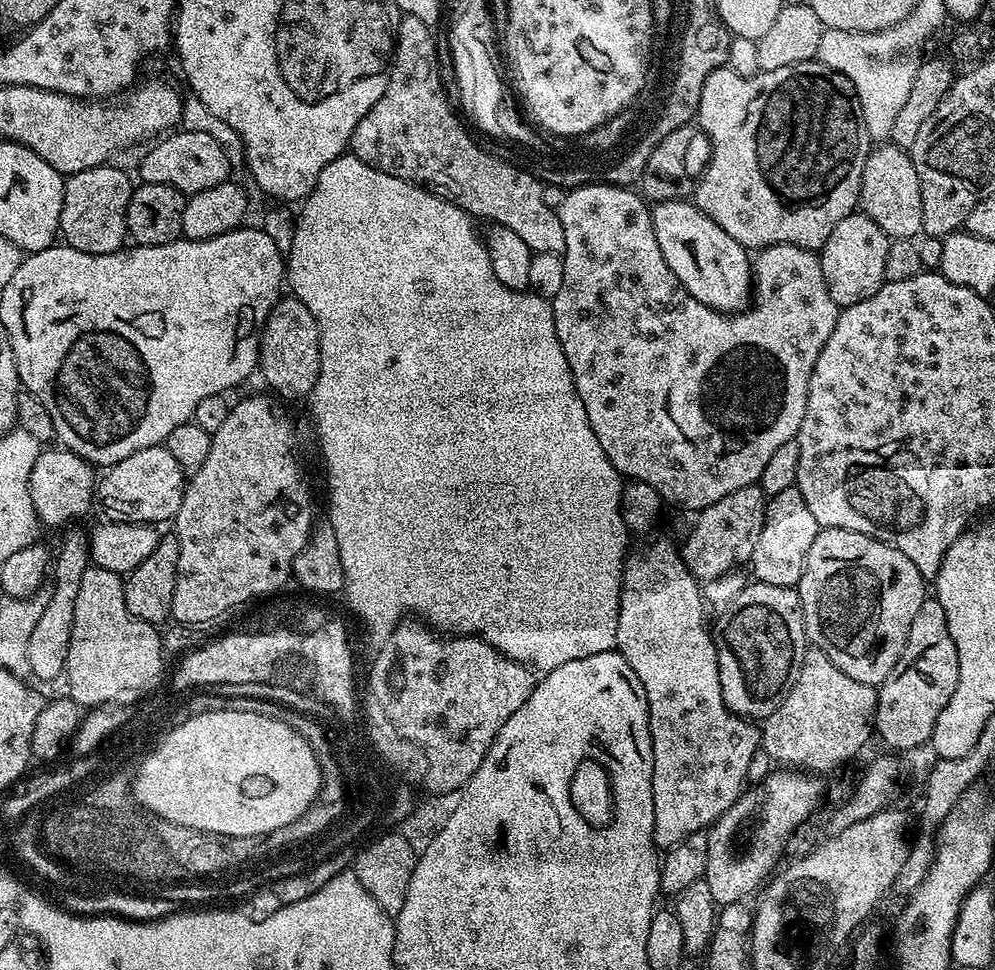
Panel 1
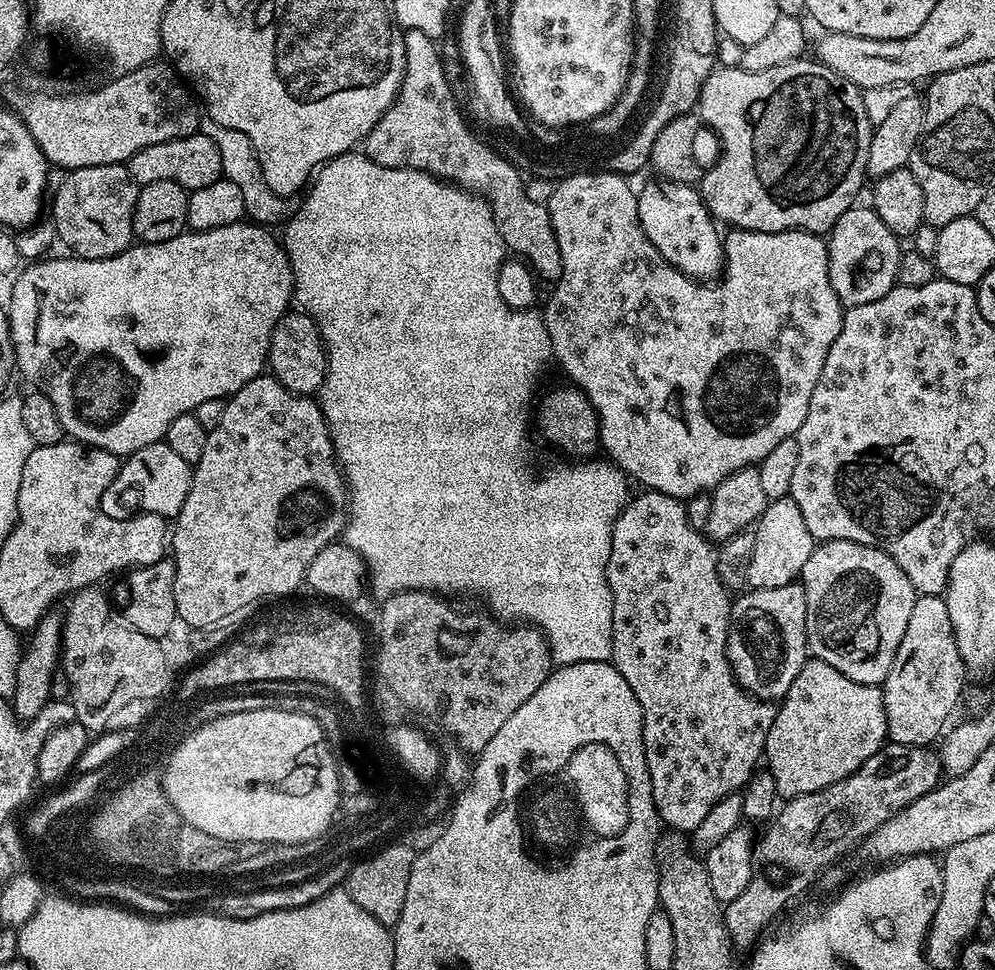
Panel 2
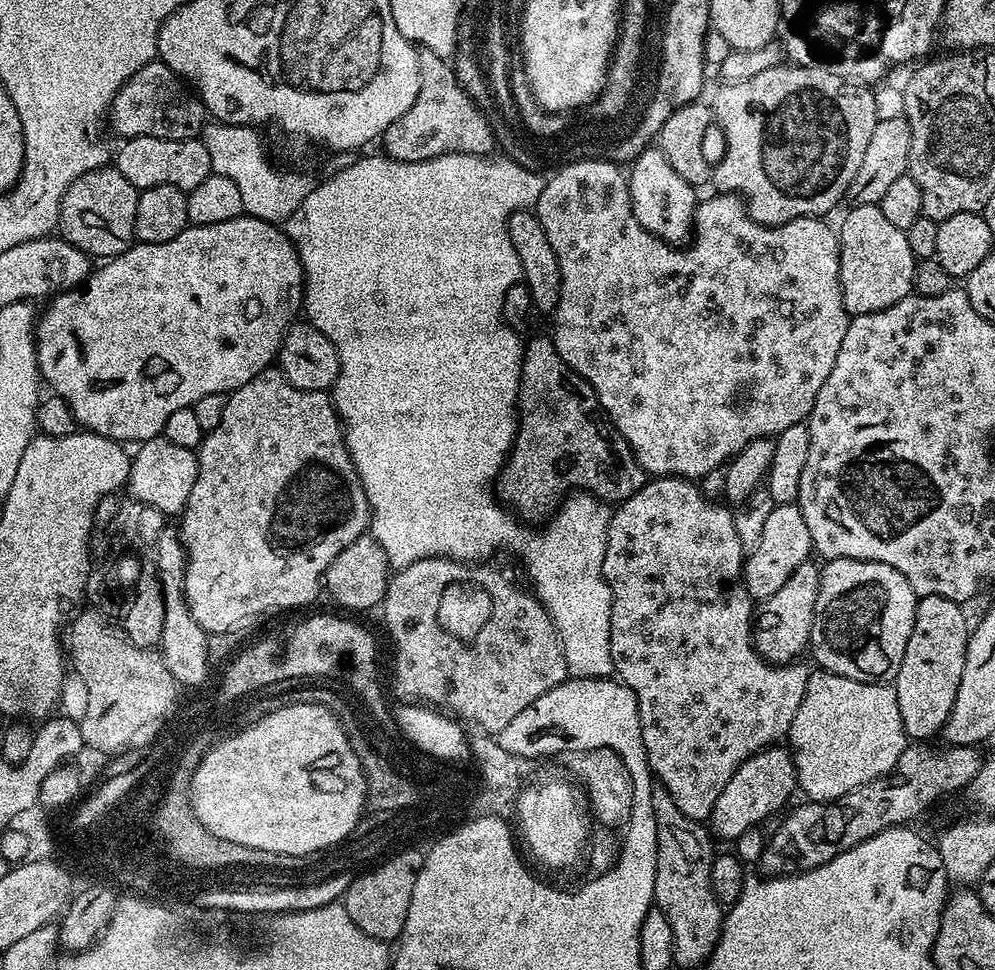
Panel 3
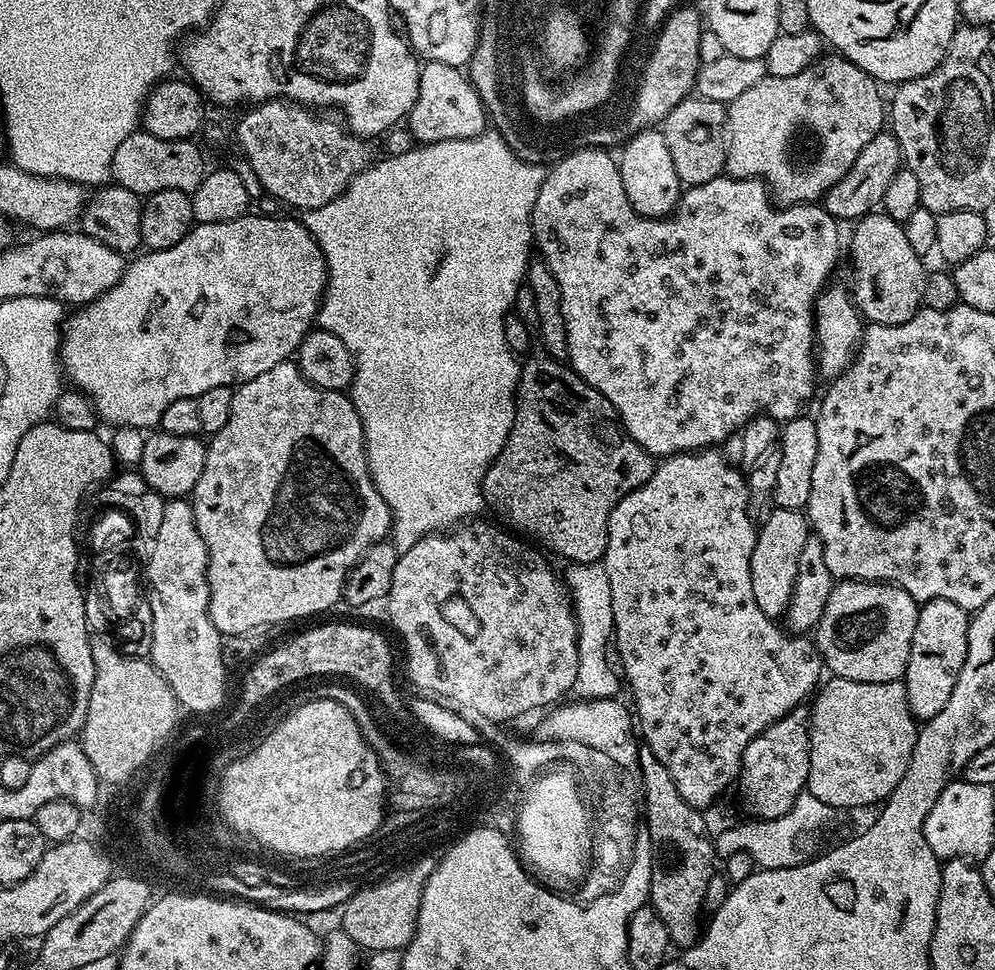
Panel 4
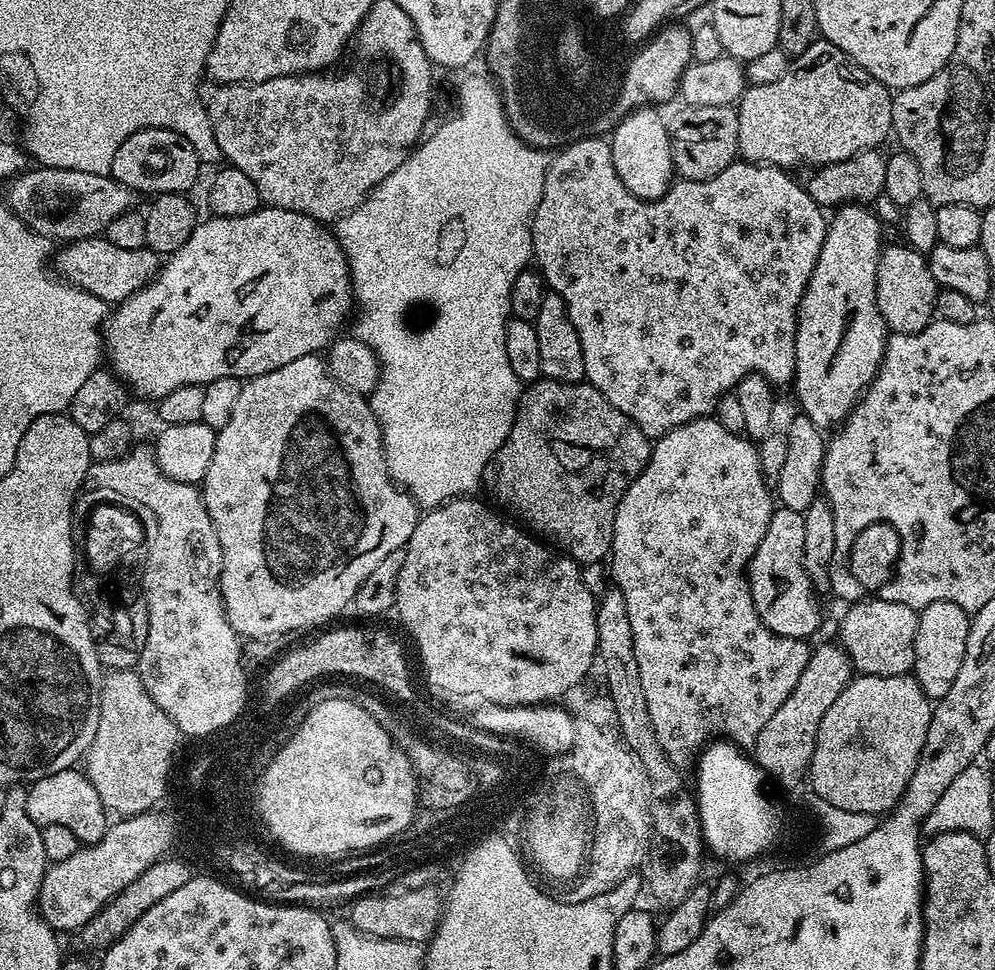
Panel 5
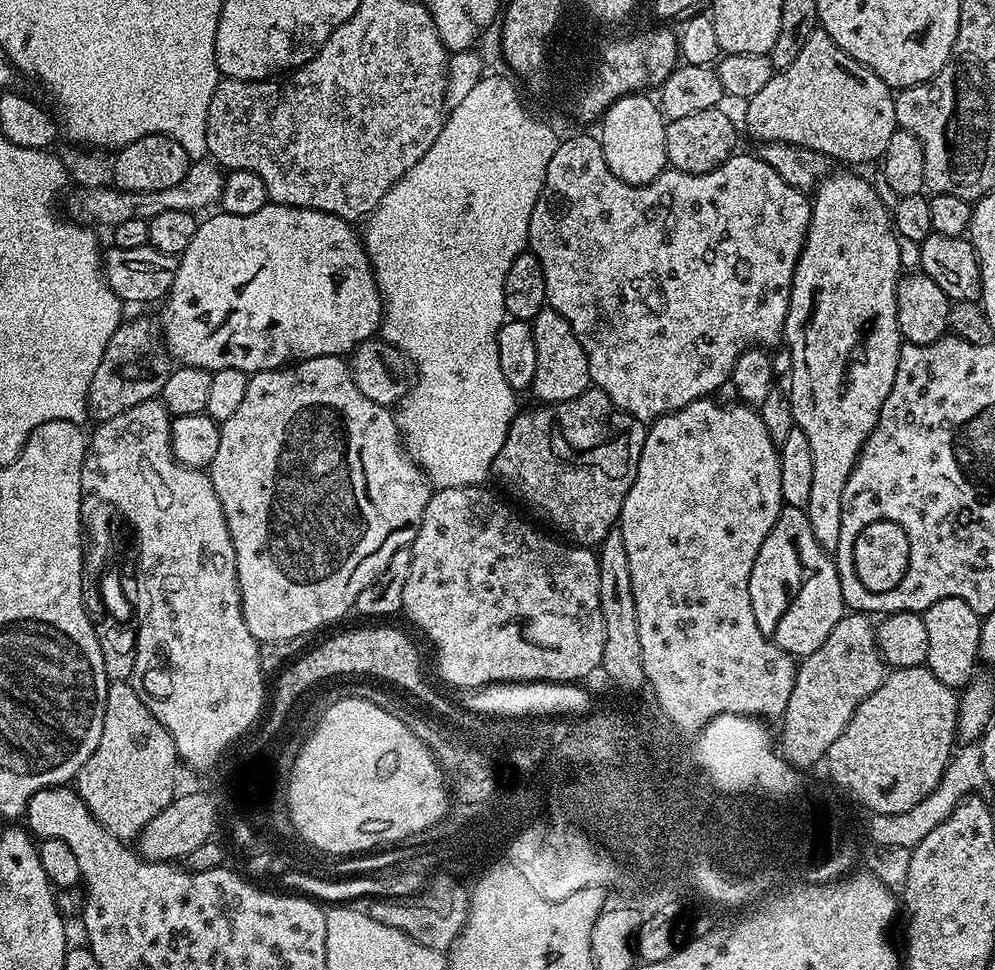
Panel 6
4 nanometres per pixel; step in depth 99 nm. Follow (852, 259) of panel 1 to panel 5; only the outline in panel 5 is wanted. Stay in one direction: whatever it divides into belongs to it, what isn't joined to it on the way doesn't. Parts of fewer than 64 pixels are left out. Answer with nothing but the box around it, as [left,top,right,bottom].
[876,242,938,334]

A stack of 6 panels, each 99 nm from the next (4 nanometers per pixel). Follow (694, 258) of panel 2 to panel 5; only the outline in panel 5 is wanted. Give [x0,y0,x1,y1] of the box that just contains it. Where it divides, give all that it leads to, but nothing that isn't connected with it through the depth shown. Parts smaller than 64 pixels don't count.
[610,107,674,200]

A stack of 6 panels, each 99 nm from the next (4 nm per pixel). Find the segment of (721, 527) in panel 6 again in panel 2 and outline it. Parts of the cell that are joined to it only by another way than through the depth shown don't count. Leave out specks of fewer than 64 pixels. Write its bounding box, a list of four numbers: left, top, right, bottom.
[608,491,777,834]

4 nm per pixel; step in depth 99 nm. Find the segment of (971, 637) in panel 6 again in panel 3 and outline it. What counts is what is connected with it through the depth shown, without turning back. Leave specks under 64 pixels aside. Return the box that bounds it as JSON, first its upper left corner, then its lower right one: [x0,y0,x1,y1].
[894,596,970,742]

